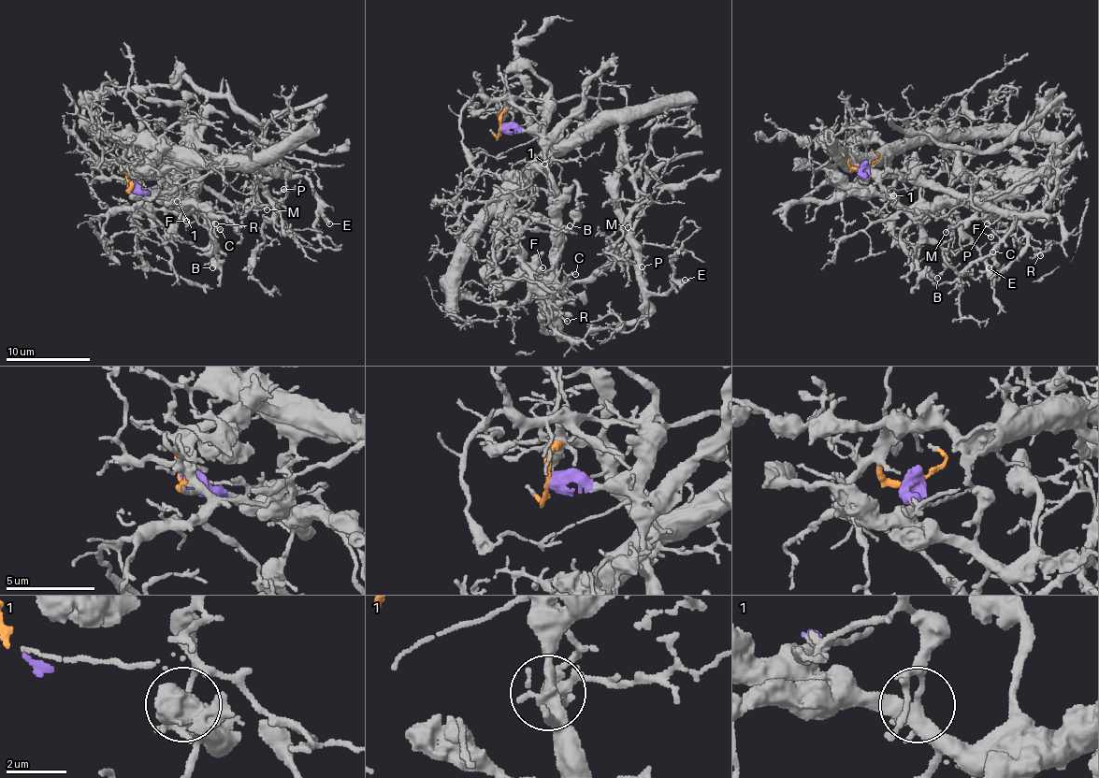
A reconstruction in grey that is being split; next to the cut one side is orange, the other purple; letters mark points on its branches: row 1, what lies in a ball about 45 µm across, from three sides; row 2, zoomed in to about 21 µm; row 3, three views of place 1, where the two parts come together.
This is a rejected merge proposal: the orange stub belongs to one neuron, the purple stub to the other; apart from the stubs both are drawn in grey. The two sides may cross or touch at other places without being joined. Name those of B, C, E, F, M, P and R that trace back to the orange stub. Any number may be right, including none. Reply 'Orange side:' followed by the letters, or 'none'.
Orange side: C, E, M, P, R

